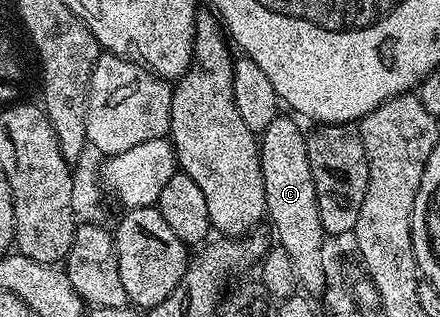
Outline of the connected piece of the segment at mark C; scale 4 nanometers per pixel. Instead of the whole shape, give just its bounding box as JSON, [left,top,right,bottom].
[259,113,327,296]

